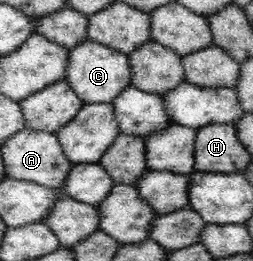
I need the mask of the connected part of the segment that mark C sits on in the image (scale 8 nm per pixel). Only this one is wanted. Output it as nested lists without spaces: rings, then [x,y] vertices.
[[[83,40],[75,45],[75,49],[69,50],[69,67],[66,68],[64,80],[84,102],[111,103],[121,91],[131,86],[129,59],[122,52],[102,43]]]

